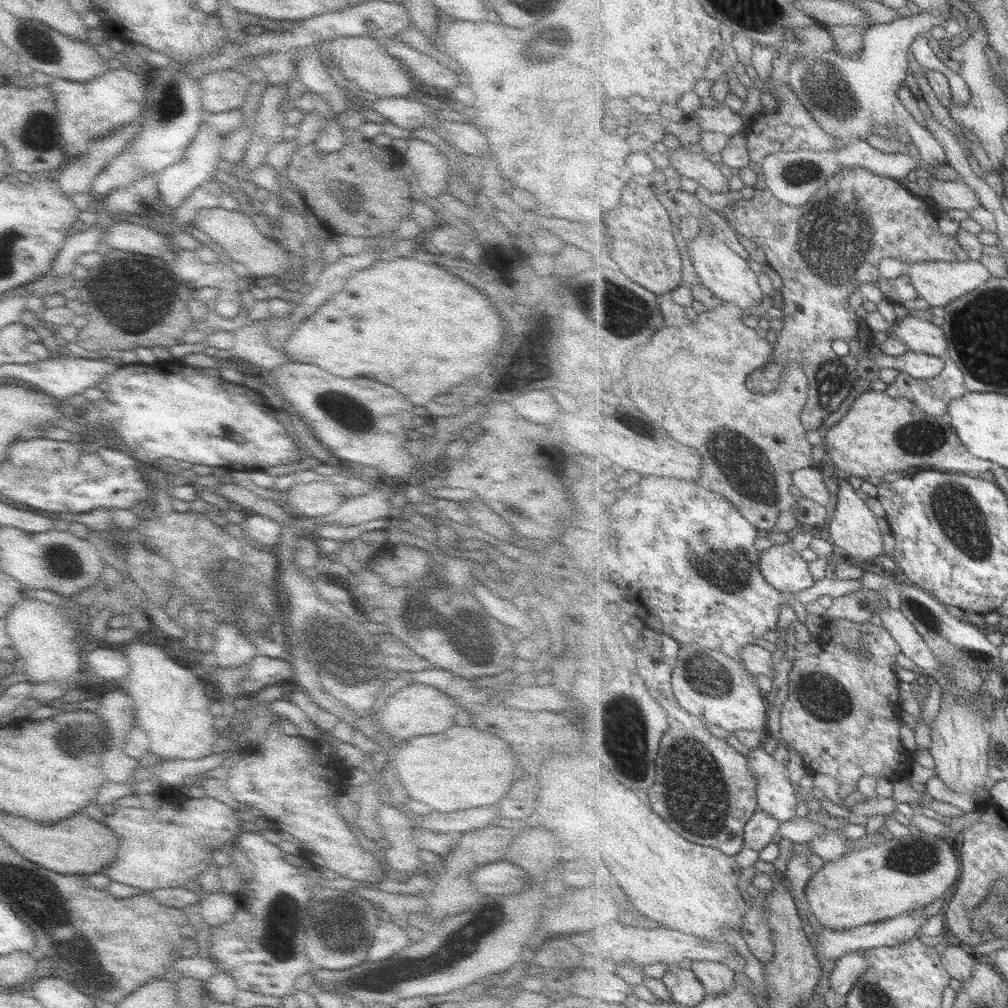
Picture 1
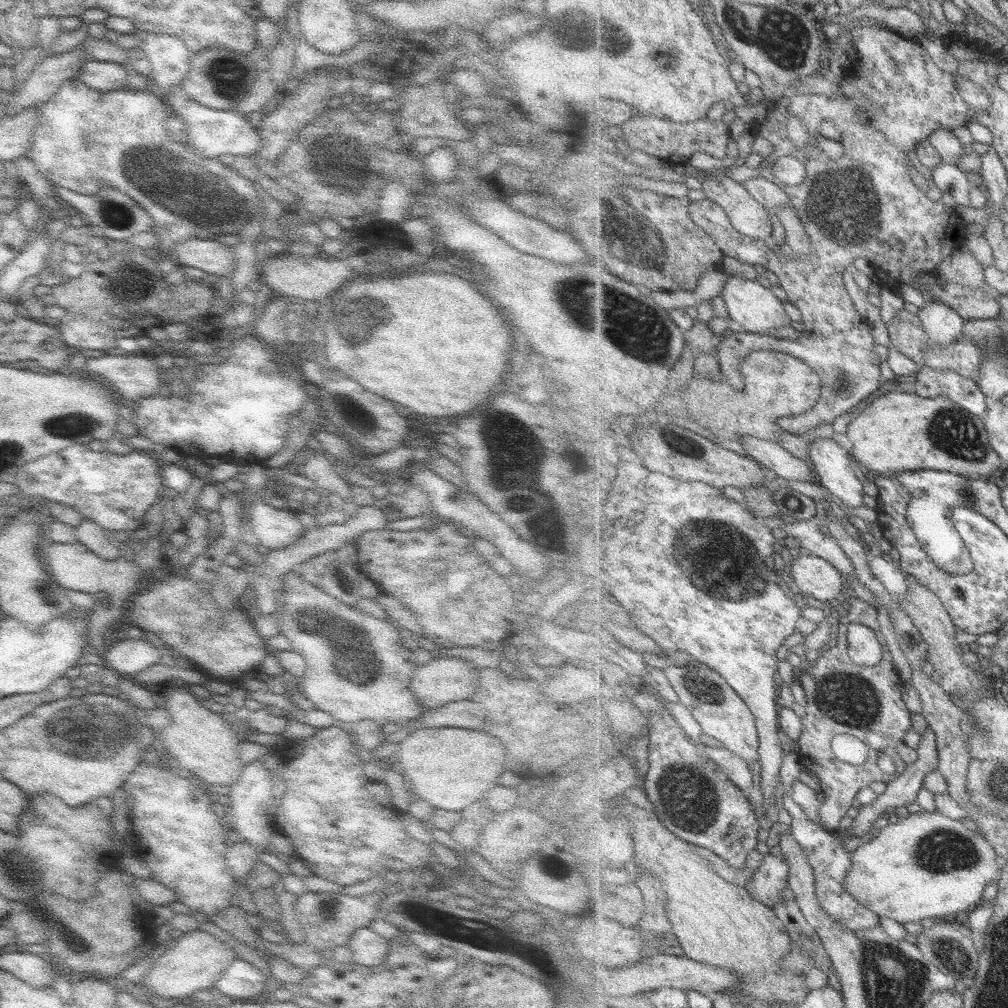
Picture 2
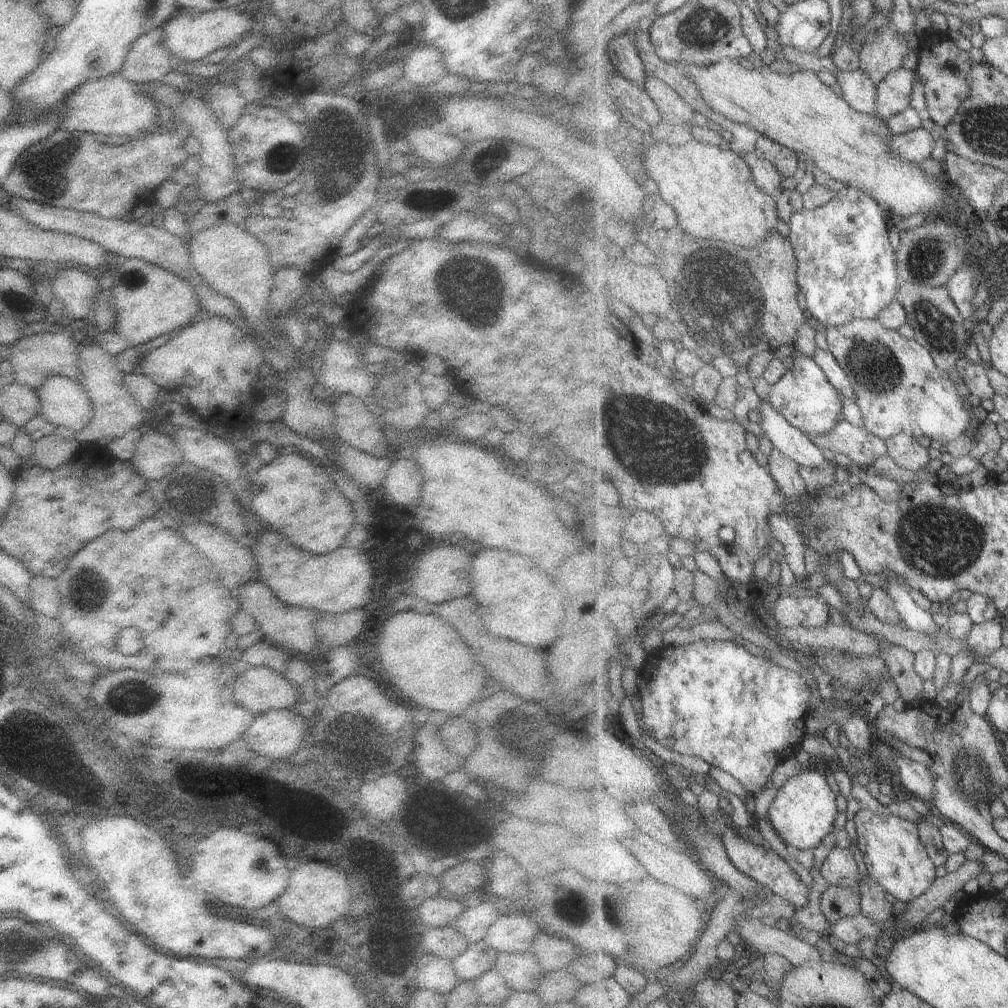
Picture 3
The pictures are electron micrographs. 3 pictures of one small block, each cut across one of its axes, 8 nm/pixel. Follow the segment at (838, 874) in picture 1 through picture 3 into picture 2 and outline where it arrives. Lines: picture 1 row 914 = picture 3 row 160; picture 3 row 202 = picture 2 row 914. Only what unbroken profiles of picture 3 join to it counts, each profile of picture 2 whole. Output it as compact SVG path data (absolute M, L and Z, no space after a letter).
M921 811L918 813L911 813L908 818L904 818L895 824L890 824L887 828L876 833L874 839L867 844L863 843L856 848L852 855L854 866L851 867L849 874L847 875L844 885L847 892L851 893L853 897L858 899L863 906L866 906L869 910L875 911L883 918L892 918L893 920L905 924L905 922L921 922L923 918L933 918L936 921L949 919L952 915L959 914L959 912L965 912L965 910L972 911L980 903L983 902L983 892L987 888L987 884L991 882L998 882L1002 877L1004 866L1006 865L1006 858L997 854L996 848L987 842L981 834L977 831L969 830L963 822L955 821L952 818L947 818L946 815L939 812Z

